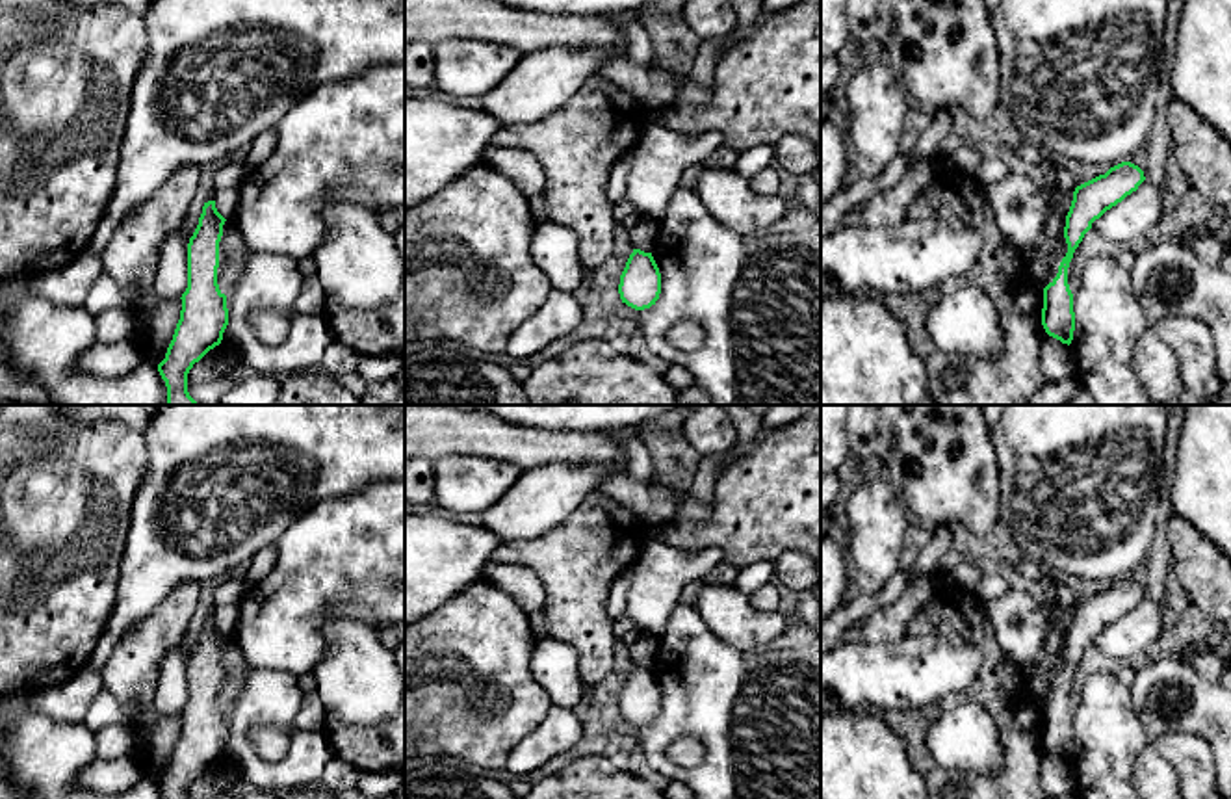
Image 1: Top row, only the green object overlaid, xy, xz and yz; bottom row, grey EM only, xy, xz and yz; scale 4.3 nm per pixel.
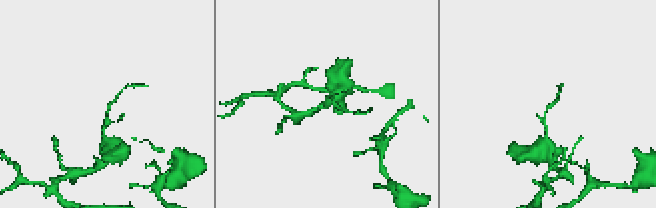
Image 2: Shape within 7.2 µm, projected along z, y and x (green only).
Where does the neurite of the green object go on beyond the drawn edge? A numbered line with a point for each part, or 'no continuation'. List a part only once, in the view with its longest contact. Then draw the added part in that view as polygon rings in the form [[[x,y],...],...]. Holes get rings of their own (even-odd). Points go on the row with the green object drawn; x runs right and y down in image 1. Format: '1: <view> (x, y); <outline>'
no continuation

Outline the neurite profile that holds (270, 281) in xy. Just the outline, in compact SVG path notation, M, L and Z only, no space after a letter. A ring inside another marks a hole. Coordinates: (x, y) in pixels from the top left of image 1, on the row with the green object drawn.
M247 255L236 290L227 295L228 325L221 346L236 351L245 372L286 377L321 366L332 340L327 316L297 314L293 303L301 294L305 275L299 260L284 255ZM256 308L275 308L290 314L288 336L267 346L251 329L247 316Z

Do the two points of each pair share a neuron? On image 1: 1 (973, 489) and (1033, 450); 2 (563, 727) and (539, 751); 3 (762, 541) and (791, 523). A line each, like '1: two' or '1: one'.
1: two
2: one
3: one

